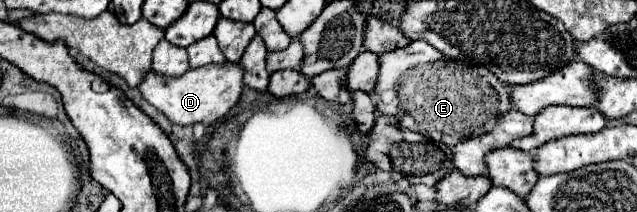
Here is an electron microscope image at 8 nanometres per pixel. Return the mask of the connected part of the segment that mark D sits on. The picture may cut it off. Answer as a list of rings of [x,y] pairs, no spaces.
[[[226,63],[226,65],[206,65],[198,69],[188,69],[188,73],[180,77],[166,77],[166,75],[156,75],[156,71],[148,71],[140,81],[138,91],[150,105],[162,111],[176,125],[194,125],[194,123],[210,125],[236,105],[242,87],[244,81],[240,65]]]

